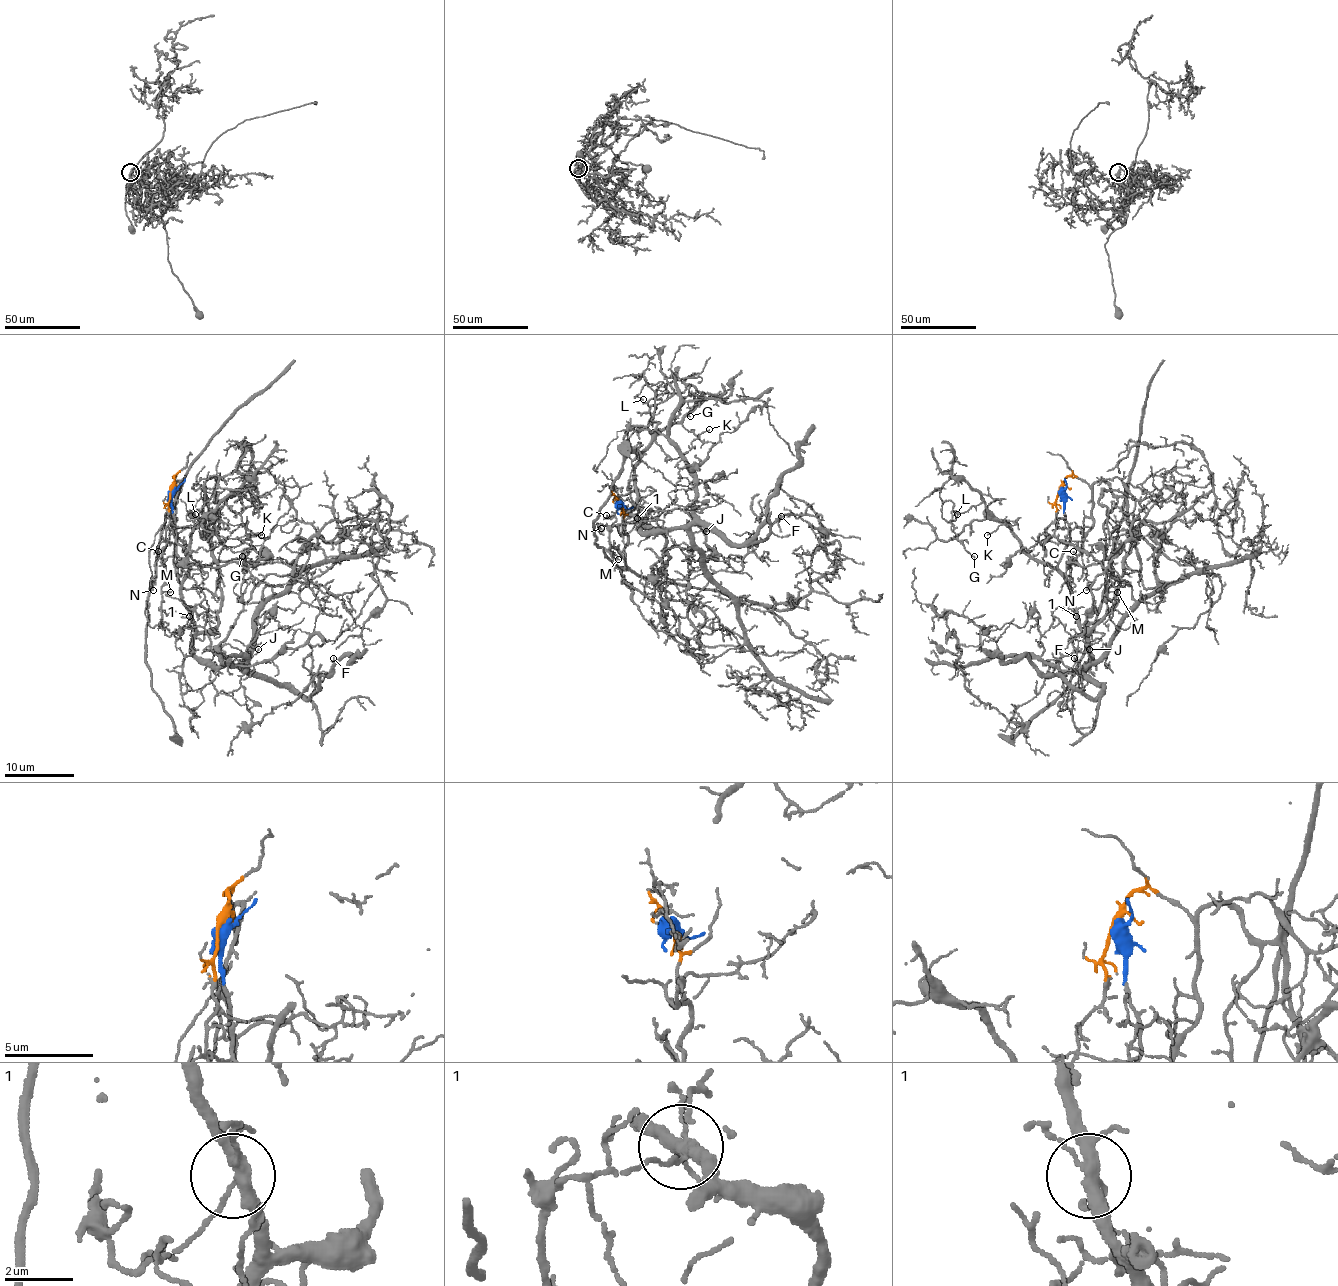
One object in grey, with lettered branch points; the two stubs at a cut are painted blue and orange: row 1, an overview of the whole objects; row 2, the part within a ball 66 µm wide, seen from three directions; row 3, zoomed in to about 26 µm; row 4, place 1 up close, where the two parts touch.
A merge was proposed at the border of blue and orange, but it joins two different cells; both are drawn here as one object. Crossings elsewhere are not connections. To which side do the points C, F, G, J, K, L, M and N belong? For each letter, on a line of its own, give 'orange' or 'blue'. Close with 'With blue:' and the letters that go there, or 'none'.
C: orange
F: blue
G: blue
J: blue
K: blue
L: blue
M: orange
N: orange
With blue: F, G, J, K, L

